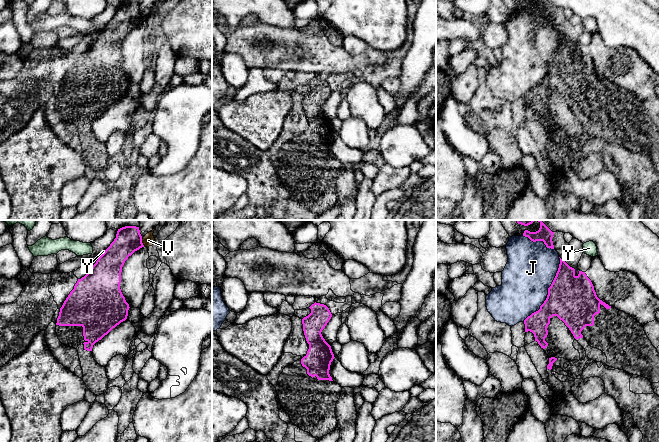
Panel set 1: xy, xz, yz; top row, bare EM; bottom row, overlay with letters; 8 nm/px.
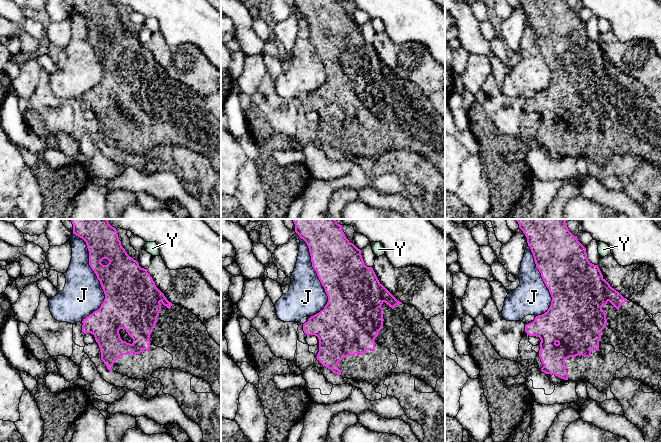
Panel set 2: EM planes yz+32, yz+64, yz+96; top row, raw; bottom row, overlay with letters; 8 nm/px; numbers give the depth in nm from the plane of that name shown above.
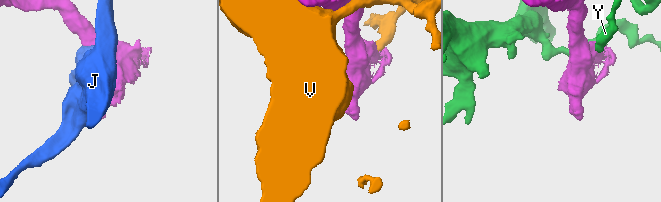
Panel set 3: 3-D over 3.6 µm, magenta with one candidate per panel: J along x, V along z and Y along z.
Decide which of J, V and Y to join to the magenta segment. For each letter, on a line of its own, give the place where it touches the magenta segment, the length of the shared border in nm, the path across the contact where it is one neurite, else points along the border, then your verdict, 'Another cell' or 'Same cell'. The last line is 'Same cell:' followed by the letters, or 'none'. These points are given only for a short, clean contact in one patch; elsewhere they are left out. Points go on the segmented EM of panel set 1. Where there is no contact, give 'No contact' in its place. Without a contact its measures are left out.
J: Touches magenta at yz (548, 291). Shared border 600 nm. Another cell
V: Touches magenta at xy (141, 242). Shared border 60 nm. Another cell
Y: Touches magenta at xy (104, 252). Shared border 50 nm. Another cell
Same cell: none

